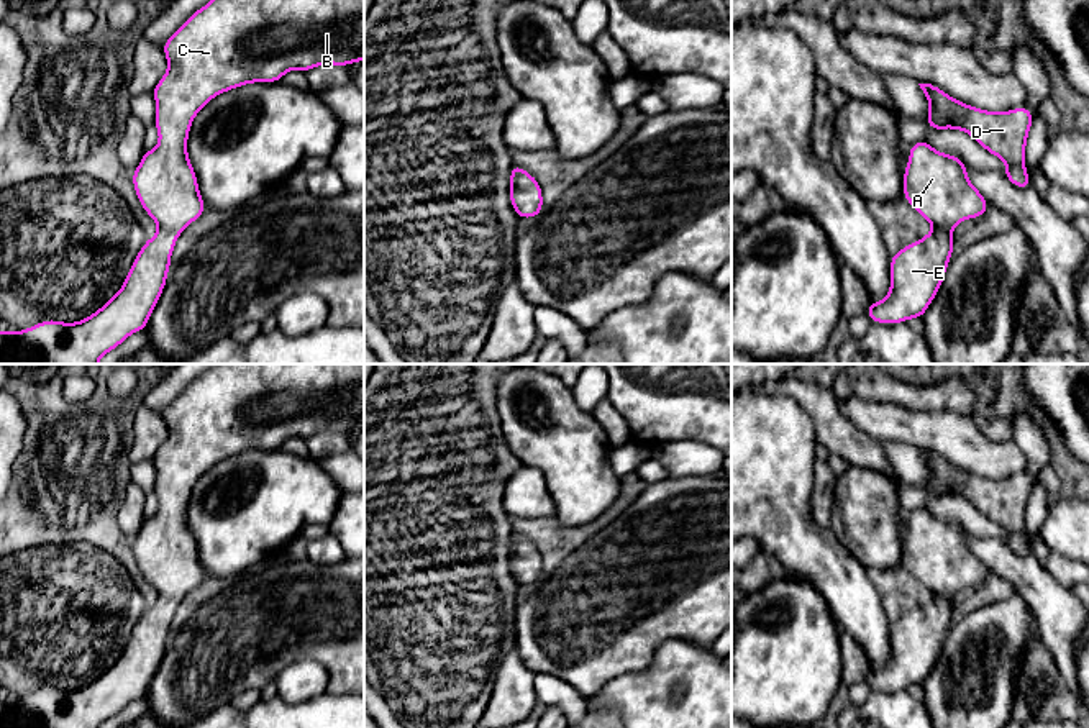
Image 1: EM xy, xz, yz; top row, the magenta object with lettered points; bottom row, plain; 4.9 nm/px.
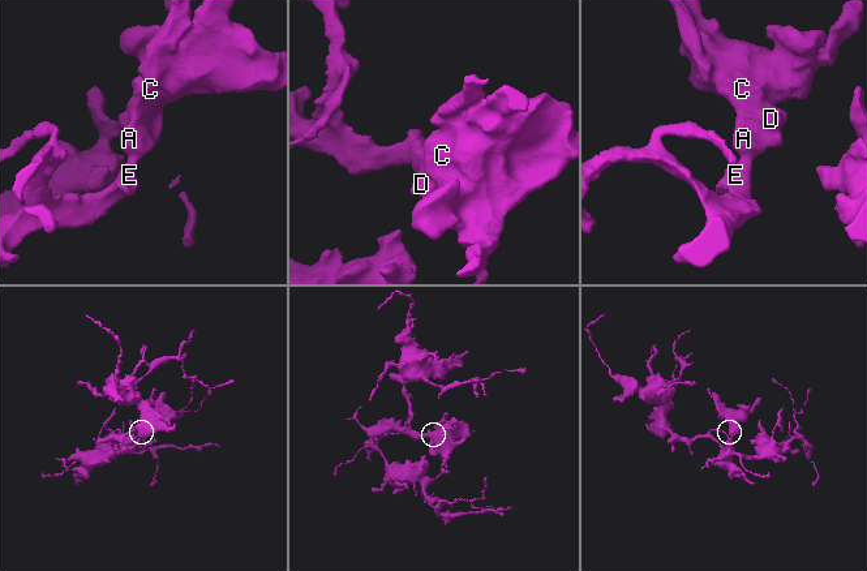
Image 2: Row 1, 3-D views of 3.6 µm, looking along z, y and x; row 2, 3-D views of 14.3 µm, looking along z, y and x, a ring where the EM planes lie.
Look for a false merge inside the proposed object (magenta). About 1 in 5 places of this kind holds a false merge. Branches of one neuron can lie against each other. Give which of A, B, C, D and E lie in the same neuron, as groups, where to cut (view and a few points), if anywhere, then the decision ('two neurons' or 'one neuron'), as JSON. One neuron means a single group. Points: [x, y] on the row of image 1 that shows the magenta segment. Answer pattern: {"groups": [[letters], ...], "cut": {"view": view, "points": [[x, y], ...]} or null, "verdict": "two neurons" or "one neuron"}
{"groups": [["A", "B", "C", "D", "E"]], "cut": null, "verdict": "one neuron"}

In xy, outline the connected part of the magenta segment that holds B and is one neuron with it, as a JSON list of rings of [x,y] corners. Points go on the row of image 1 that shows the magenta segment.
[[[210,0],[171,34],[162,51],[167,57],[167,72],[153,90],[159,143],[154,149],[144,151],[131,179],[139,203],[159,231],[143,244],[121,289],[93,315],[75,323],[46,320],[23,331],[0,330],[0,364],[98,364],[103,354],[118,348],[130,334],[146,330],[167,280],[175,239],[205,212],[187,154],[192,120],[212,98],[239,85],[279,82],[292,69],[307,72],[323,64],[349,66],[364,61],[364,0]]]

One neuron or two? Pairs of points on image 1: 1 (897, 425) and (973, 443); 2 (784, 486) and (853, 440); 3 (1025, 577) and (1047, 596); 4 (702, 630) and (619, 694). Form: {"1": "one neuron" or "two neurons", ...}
{"1": "one neuron", "2": "two neurons", "3": "one neuron", "4": "two neurons"}

